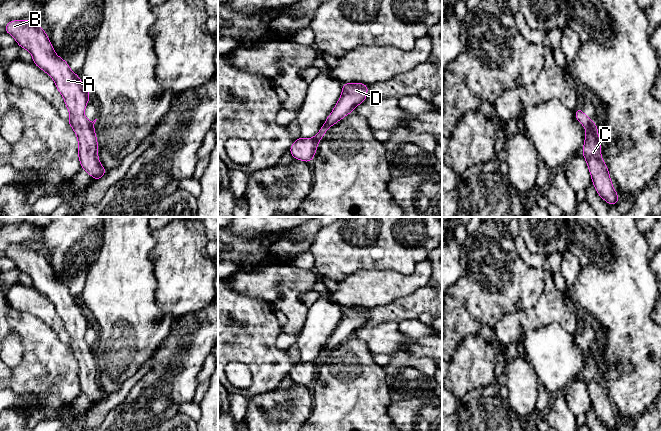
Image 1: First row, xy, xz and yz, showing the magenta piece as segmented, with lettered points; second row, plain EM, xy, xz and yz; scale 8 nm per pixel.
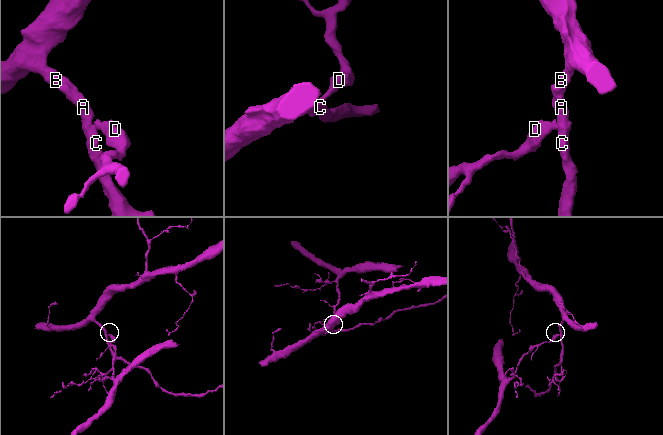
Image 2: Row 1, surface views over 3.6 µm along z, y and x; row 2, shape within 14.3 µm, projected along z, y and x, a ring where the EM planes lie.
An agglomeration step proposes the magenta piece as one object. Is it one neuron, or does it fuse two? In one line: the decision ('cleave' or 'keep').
cleave

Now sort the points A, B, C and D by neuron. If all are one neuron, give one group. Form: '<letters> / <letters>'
A B C / D

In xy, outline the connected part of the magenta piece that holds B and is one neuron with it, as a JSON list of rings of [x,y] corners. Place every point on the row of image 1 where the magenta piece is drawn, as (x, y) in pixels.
[[[11,20],[3,31],[13,36],[17,45],[28,50],[33,63],[54,80],[70,112],[67,121],[78,138],[77,156],[80,166],[94,178],[94,182],[99,180],[107,170],[98,159],[94,124],[84,115],[91,96],[79,75],[72,72],[68,63],[55,54],[49,37],[36,23],[30,20]]]

